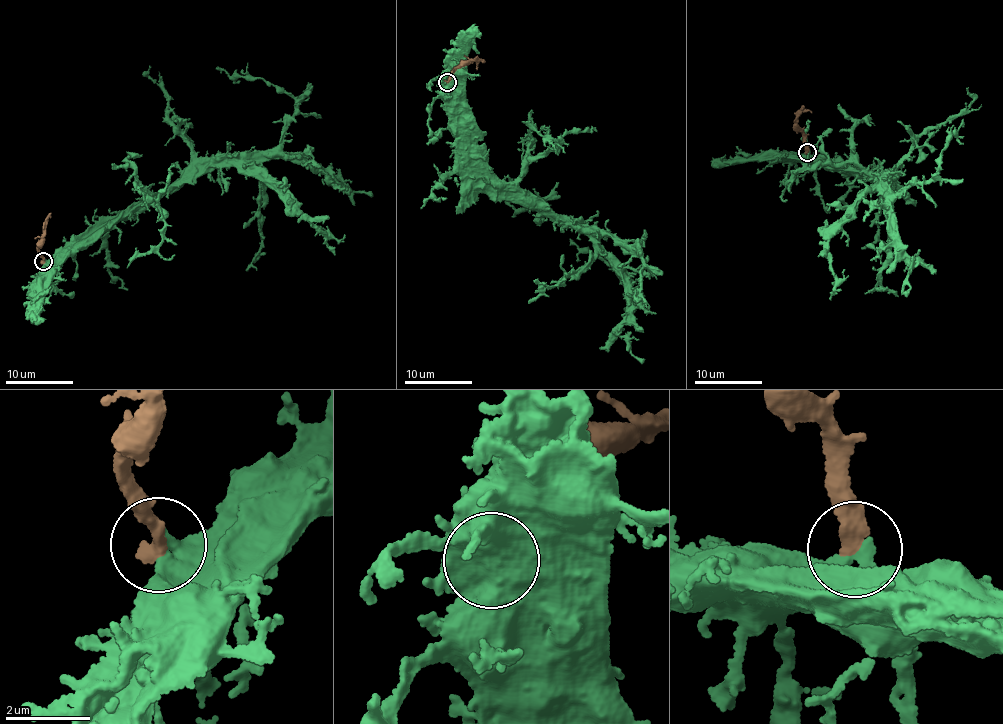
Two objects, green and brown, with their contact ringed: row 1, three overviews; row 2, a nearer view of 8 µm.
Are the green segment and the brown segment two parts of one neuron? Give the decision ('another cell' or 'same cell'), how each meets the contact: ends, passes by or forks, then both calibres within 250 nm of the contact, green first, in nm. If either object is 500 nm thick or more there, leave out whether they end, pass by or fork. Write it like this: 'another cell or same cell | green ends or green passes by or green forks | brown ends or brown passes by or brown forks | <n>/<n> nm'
same cell | green ends | brown ends | 480/400 nm

